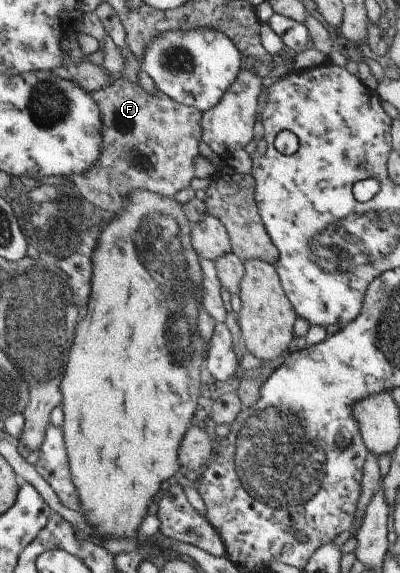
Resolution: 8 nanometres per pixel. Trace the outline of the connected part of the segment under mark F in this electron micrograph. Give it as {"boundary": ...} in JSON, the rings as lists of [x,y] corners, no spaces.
{"boundary":[[[119,77],[113,85],[95,91],[94,97],[100,104],[101,114],[104,117],[104,149],[93,169],[81,174],[62,177],[66,182],[74,183],[90,203],[114,214],[122,213],[125,201],[134,190],[150,190],[174,197],[182,189],[190,187],[190,183],[195,177],[196,161],[202,157],[199,154],[203,140],[202,111],[197,107],[178,103],[158,89],[155,96],[152,96],[150,93],[146,93],[142,87],[127,83],[126,80]]]}

